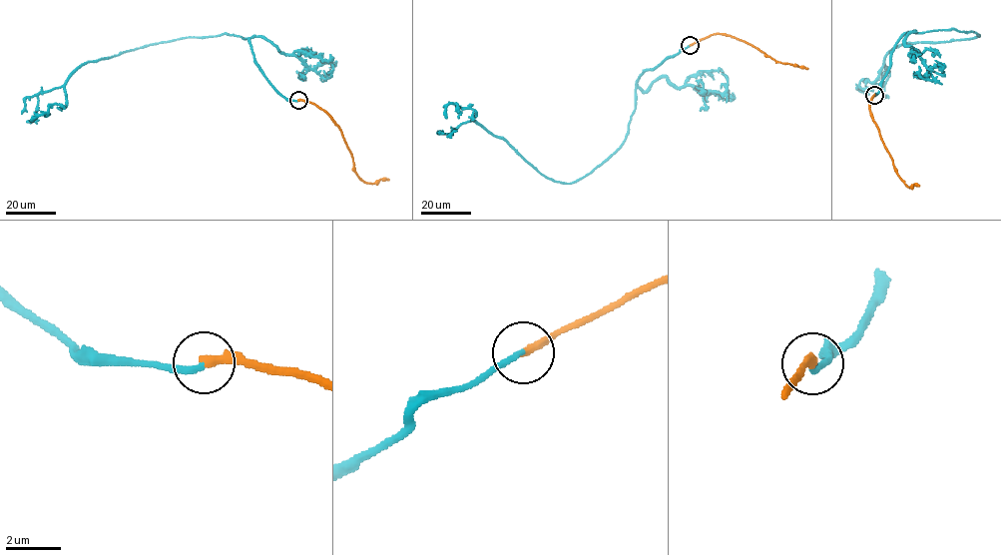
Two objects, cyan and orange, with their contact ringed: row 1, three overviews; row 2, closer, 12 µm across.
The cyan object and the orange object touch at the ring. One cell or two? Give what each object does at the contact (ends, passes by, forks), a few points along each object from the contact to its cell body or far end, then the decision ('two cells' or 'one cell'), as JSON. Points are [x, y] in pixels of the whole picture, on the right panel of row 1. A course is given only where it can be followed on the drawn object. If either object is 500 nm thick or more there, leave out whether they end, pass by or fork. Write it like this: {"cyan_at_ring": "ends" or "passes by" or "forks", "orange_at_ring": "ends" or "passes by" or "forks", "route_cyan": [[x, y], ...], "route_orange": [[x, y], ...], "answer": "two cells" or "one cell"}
{"cyan_at_ring": "ends", "orange_at_ring": "ends", "route_cyan": [[874, 95], [906, 33], [979, 35], [900, 45], [875, 80], [859, 81], [856, 88], [869, 94]], "route_orange": [[874, 95], [869, 104], [871, 118], [895, 171], [907, 186], [919, 186]], "answer": "one cell"}

